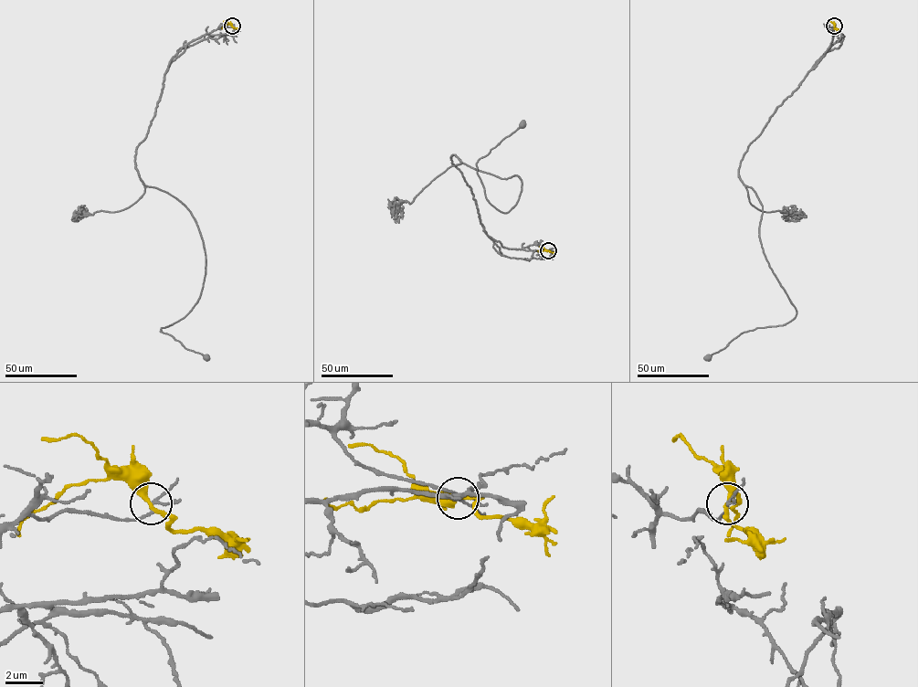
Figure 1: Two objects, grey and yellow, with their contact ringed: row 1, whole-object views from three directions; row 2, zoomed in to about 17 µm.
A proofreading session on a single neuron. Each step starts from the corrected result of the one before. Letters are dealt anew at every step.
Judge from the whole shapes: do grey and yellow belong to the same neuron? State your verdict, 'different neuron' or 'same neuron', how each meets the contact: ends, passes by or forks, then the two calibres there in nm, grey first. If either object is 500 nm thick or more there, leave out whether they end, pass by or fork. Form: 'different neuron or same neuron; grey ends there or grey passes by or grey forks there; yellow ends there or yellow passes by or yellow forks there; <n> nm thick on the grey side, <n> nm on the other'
different neuron; grey forks there; yellow passes by; 110 nm thick on the grey side, 260 nm on the other

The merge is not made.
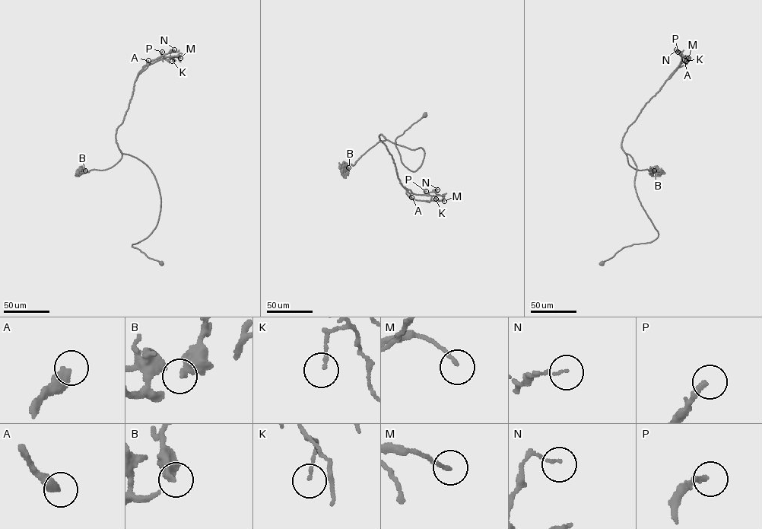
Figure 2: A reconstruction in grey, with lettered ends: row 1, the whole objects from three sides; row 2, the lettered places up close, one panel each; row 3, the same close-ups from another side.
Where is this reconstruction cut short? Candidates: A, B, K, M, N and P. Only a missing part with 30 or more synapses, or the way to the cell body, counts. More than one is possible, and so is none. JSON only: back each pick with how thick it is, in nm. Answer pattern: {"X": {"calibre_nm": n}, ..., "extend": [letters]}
{"A": {"calibre_nm": 440}, "extend": ["A"]}

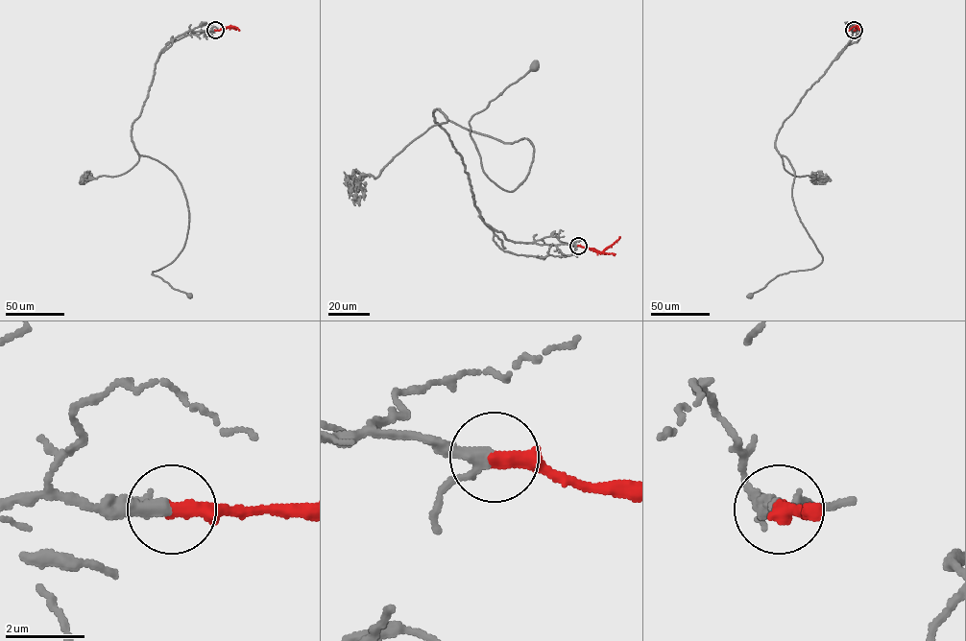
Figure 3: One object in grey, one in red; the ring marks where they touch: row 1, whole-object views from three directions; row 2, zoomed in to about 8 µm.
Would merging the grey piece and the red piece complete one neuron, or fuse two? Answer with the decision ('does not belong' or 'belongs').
belongs

